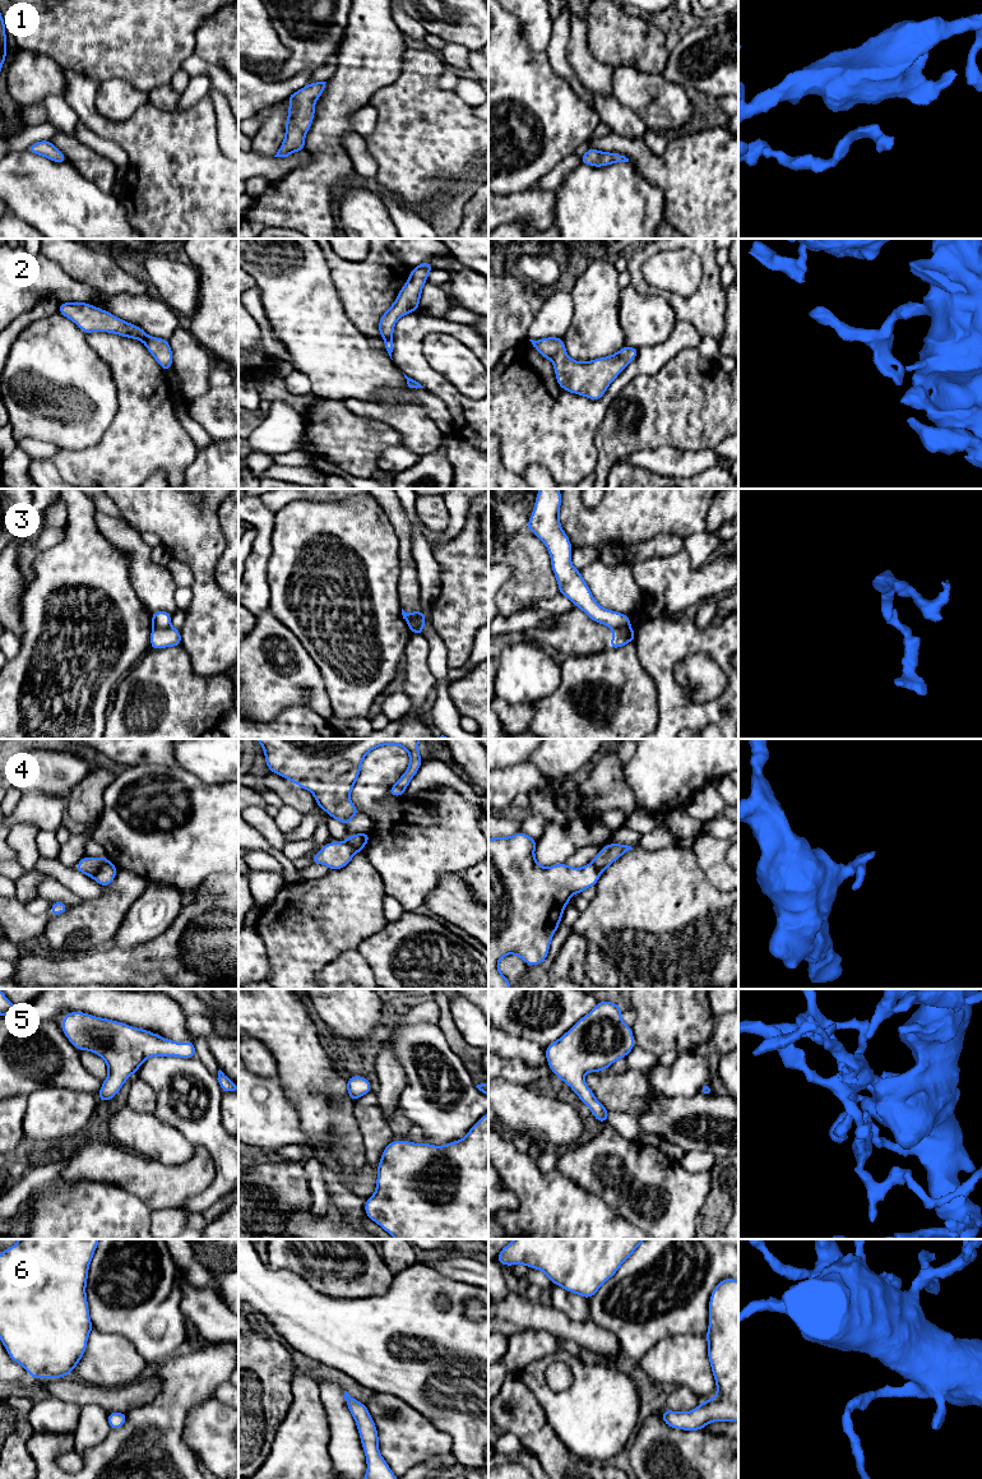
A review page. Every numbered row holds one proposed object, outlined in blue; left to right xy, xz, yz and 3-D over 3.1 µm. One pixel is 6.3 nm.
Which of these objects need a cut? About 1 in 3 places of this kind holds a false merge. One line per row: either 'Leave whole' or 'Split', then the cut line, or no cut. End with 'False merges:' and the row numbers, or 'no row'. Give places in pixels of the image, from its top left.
1: Leave whole. No split
2: Leave whole. No split
3: Split. Split along xy (153, 625), (170, 627)
4: Split. Split along xy (107, 859), (92, 877)
5: Leave whole. No split
6: Leave whole. No split
False merges: 3, 4

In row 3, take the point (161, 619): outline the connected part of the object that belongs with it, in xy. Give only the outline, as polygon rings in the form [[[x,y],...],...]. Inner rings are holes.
[[[167,611],[150,613],[152,623],[156,628],[170,628],[171,627],[171,614]]]

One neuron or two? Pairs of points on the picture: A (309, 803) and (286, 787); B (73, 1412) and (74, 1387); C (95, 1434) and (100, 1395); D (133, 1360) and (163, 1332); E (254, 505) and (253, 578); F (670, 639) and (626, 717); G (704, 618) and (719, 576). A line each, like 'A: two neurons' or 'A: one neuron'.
A: one neuron
B: two neurons
C: two neurons
D: two neurons
E: one neuron
F: two neurons
G: two neurons

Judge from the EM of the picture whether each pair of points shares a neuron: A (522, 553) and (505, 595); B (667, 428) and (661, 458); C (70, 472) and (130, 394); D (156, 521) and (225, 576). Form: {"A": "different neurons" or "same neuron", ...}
{"A": "same neuron", "B": "different neurons", "C": "same neuron", "D": "different neurons"}

